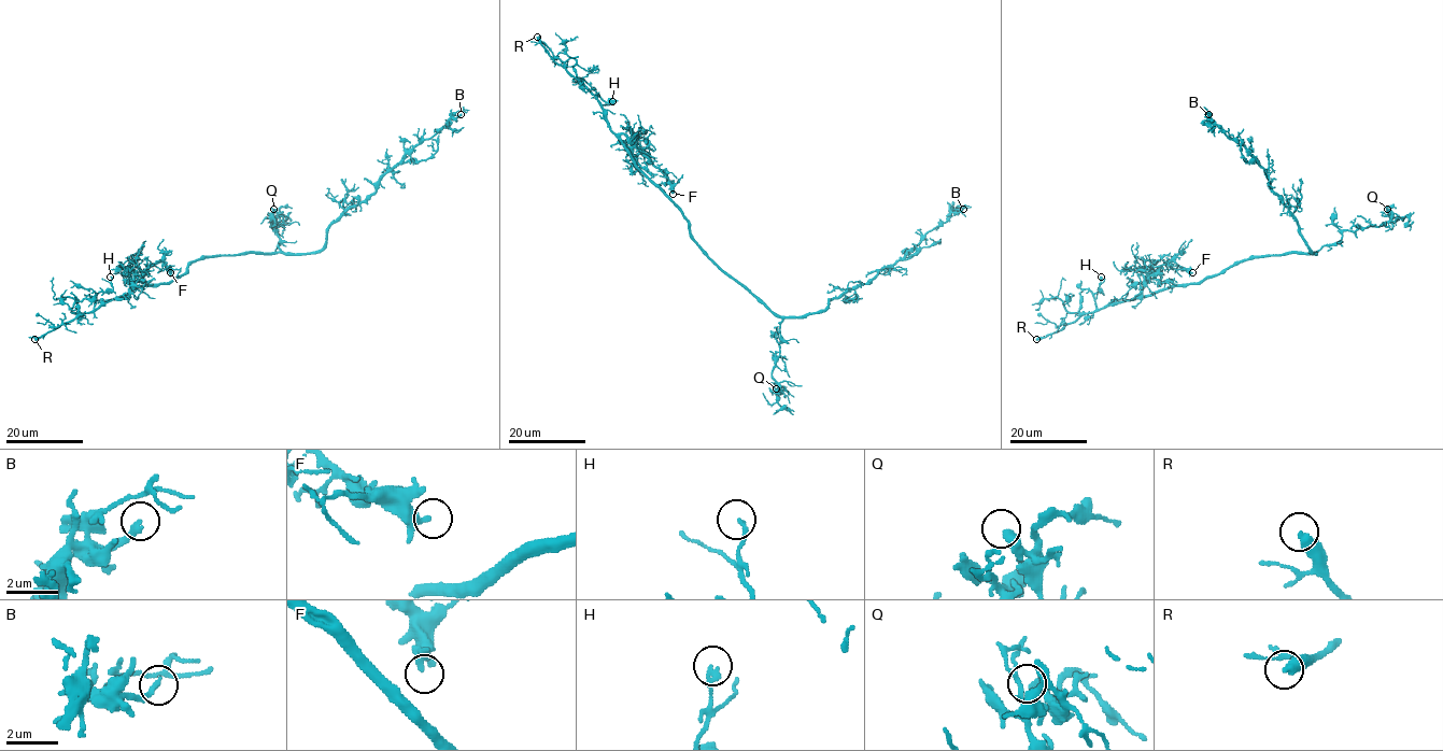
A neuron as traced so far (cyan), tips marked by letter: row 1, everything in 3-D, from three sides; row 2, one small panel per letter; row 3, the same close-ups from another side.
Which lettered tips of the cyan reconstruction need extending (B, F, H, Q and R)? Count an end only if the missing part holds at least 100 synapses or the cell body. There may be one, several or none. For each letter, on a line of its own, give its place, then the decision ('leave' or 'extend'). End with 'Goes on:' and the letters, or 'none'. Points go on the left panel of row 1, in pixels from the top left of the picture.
B: at (461, 114); leave
F: at (170, 272); leave
H: at (110, 277); leave
Q: at (273, 209); leave
R: at (34, 339); extend
Goes on: R

